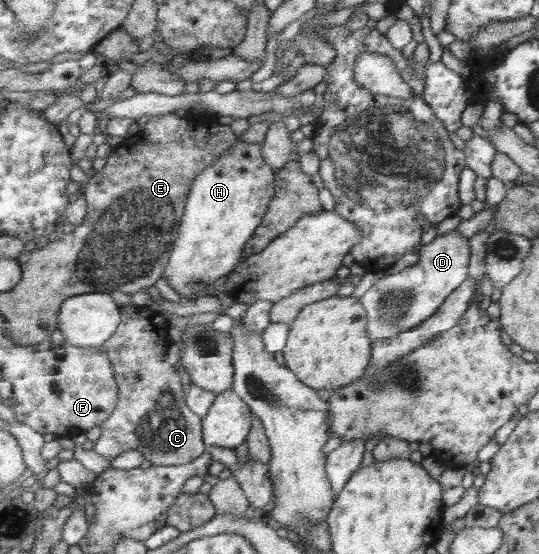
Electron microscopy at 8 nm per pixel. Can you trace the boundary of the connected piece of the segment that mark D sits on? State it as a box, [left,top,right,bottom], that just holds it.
[358,230,469,341]

